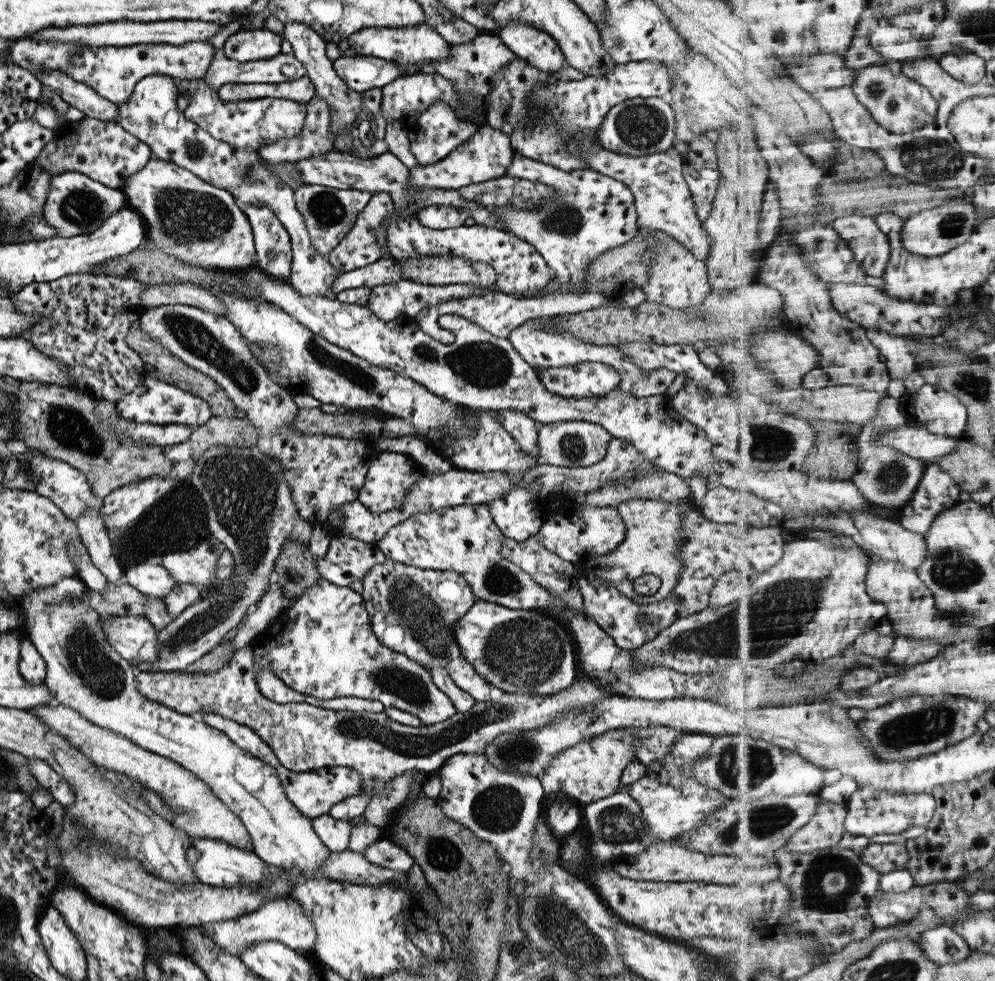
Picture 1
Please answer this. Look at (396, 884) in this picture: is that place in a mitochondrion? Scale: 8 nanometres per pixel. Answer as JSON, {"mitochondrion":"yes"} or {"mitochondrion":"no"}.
{"mitochondrion":"no"}

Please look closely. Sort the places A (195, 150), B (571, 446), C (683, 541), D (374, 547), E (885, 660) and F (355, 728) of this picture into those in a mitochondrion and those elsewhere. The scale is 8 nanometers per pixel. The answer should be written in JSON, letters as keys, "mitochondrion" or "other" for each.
{"A":"mitochondrion","B":"mitochondrion","C":"other","D":"other","E":"other","F":"mitochondrion"}

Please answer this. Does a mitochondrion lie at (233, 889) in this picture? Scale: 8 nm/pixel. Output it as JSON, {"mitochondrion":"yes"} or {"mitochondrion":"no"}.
{"mitochondrion":"no"}

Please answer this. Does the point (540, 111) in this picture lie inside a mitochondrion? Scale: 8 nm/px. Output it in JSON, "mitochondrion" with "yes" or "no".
{"mitochondrion":"no"}

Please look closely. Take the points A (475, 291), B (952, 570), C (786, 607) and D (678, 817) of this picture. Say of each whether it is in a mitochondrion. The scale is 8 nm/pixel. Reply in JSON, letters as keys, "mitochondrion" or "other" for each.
{"A":"other","B":"mitochondrion","C":"mitochondrion","D":"other"}

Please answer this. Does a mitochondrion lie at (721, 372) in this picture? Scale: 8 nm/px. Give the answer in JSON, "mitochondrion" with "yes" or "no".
{"mitochondrion":"no"}

